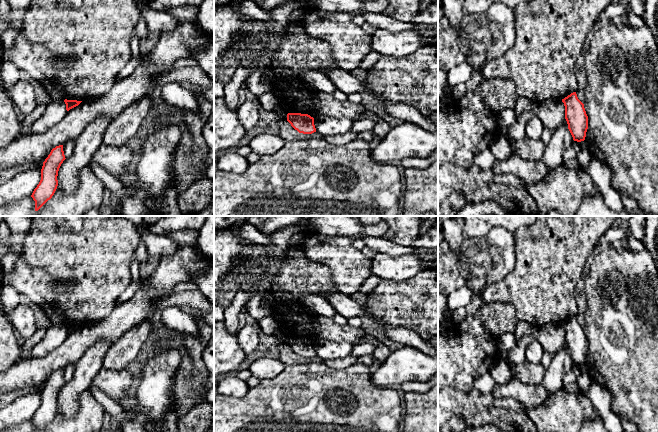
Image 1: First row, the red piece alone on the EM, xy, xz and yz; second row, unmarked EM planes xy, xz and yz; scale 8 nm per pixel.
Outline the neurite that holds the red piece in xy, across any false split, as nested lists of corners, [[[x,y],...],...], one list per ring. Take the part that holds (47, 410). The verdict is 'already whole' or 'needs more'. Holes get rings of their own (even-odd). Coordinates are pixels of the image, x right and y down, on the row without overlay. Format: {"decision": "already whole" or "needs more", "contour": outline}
{"decision": "already whole", "contour": [[[59,369],[51,374],[43,386],[41,404],[31,419],[35,432],[41,432],[54,419],[58,410],[58,395],[65,383],[63,369]]]}

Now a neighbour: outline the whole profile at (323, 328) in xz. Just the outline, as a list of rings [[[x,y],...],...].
[[[317,316],[315,320],[304,327],[308,339],[311,341],[332,341],[358,343],[366,334],[362,328],[354,328],[349,325],[341,326],[333,319],[325,316]]]

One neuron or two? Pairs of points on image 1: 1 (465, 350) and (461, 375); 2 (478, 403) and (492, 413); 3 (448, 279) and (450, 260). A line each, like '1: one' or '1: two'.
1: one
2: one
3: one

